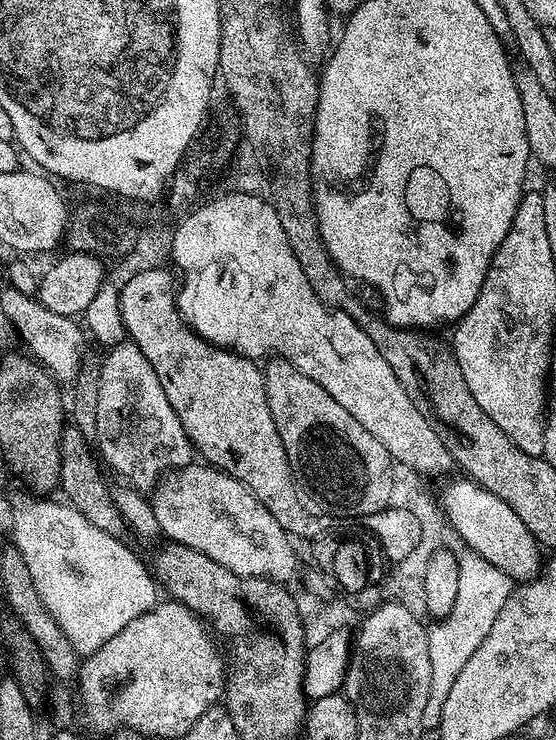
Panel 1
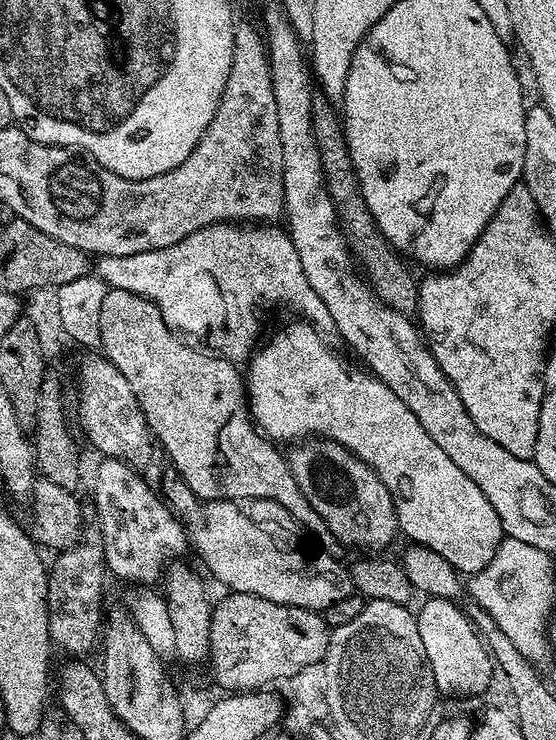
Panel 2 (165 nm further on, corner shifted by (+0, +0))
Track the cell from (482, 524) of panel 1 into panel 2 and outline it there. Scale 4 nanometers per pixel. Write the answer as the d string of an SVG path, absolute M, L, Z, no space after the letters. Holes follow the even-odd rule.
M296 318L293 324L278 329L269 338L268 344L261 343L253 351L246 364L246 395L253 424L273 442L299 442L315 434L349 448L358 459L375 470L378 478L382 478L394 502L399 531L406 534L411 543L434 550L461 575L473 576L485 569L504 539L498 514L485 494L439 449L418 418L394 394L394 390L390 390L390 386L373 376L371 371L347 364L320 336L323 335L311 324ZM307 336L316 348L303 348L299 344L299 340Z

